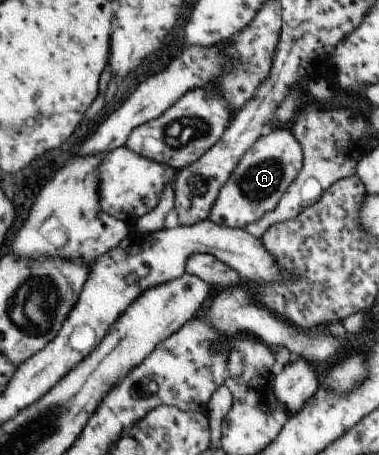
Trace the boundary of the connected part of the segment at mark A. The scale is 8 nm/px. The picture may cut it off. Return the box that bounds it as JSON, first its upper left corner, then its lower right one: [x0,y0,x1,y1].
[208,127,302,228]

